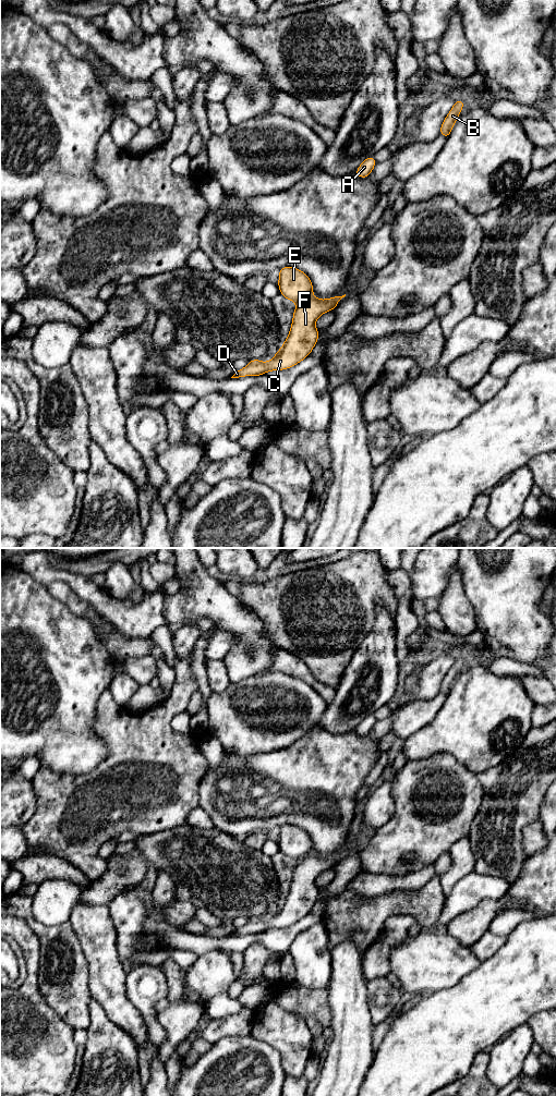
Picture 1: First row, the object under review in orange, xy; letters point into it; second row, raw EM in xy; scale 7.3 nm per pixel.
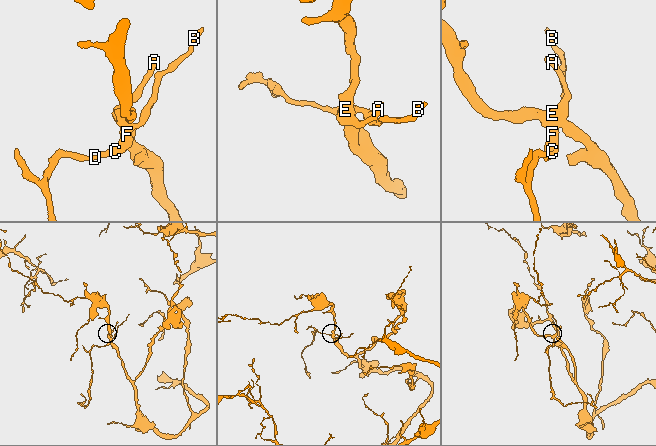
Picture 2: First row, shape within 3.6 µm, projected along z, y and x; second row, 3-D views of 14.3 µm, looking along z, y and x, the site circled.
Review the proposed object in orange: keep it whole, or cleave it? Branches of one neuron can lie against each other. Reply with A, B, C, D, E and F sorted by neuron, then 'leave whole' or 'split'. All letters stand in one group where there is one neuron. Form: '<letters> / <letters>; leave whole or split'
A E / B C D F; split

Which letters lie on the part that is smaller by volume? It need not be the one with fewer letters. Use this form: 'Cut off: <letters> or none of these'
Cut off: B, C, D, F

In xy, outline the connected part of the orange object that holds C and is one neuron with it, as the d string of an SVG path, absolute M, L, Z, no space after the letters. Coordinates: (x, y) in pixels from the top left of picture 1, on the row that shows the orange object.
M346 294L327 300L311 296L298 303L289 336L274 358L265 363L259 360L250 361L231 378L259 376L270 370L287 369L300 363L309 356L317 342L319 331L315 327L316 319L322 314L335 309L338 302L345 296Z

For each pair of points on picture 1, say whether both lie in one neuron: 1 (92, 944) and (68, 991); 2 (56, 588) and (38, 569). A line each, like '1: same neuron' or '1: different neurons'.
1: different neurons
2: different neurons

